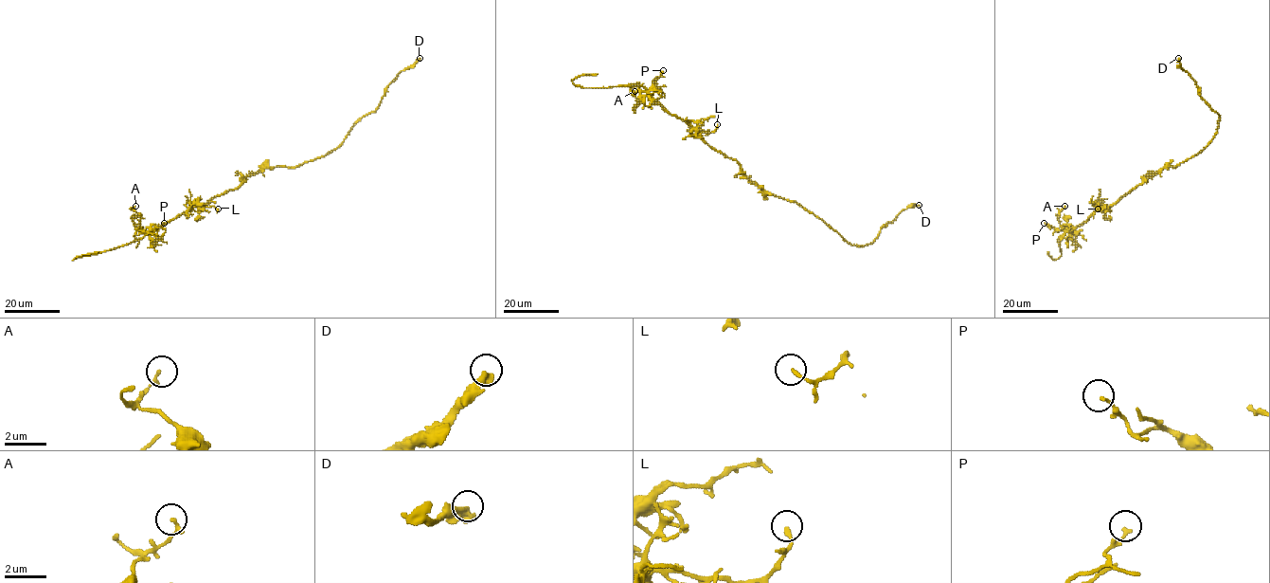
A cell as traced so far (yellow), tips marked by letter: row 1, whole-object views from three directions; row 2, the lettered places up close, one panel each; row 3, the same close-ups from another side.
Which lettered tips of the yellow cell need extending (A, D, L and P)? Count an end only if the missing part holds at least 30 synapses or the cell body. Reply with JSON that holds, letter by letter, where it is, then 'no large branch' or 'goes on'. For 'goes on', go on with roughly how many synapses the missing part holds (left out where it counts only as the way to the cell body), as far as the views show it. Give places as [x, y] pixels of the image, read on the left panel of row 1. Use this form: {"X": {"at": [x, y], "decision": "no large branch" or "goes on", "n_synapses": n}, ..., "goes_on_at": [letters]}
{"A": {"at": [135, 206], "decision": "no large branch"}, "D": {"at": [420, 58], "decision": "no large branch"}, "L": {"at": [218, 209], "decision": "no large branch"}, "P": {"at": [164, 223], "decision": "no large branch"}, "goes_on_at": []}

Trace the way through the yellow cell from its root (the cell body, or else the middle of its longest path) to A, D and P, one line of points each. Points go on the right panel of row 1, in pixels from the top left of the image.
A: (1147, 178), (1113, 204), (1100, 207), (1085, 221), (1064, 232), (1058, 219), (1058, 213), (1064, 206)
D: (1147, 178), (1191, 158), (1217, 132), (1218, 114), (1199, 95), (1196, 81), (1178, 58)
P: (1147, 178), (1113, 204), (1100, 207), (1070, 230), (1055, 229), (1044, 223)

